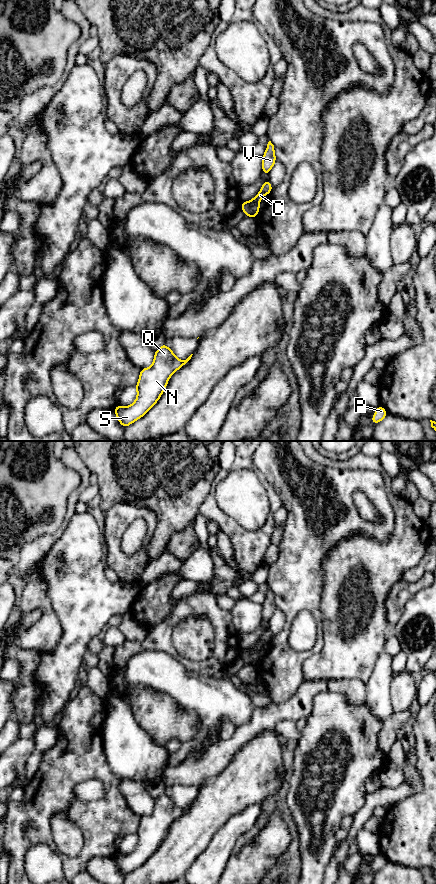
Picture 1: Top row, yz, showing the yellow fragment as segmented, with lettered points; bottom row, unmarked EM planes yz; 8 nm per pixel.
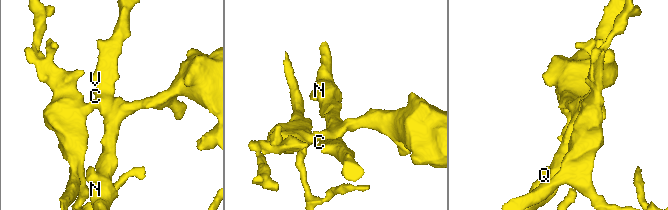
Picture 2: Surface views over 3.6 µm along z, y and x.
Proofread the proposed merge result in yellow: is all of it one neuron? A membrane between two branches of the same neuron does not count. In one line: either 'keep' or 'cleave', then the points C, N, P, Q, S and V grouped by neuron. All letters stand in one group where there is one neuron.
cleave; groups C N Q S V / P

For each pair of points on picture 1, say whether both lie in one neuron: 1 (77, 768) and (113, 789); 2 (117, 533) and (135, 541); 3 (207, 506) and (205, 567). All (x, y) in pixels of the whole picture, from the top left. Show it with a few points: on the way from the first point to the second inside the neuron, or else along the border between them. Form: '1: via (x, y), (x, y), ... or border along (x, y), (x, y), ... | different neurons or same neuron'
1: via (87, 768), (95, 768), (106, 779) | same neuron
2: border along (138, 518), (121, 540), (127, 555) | different neurons
3: border along (199, 512), (206, 519) | different neurons

